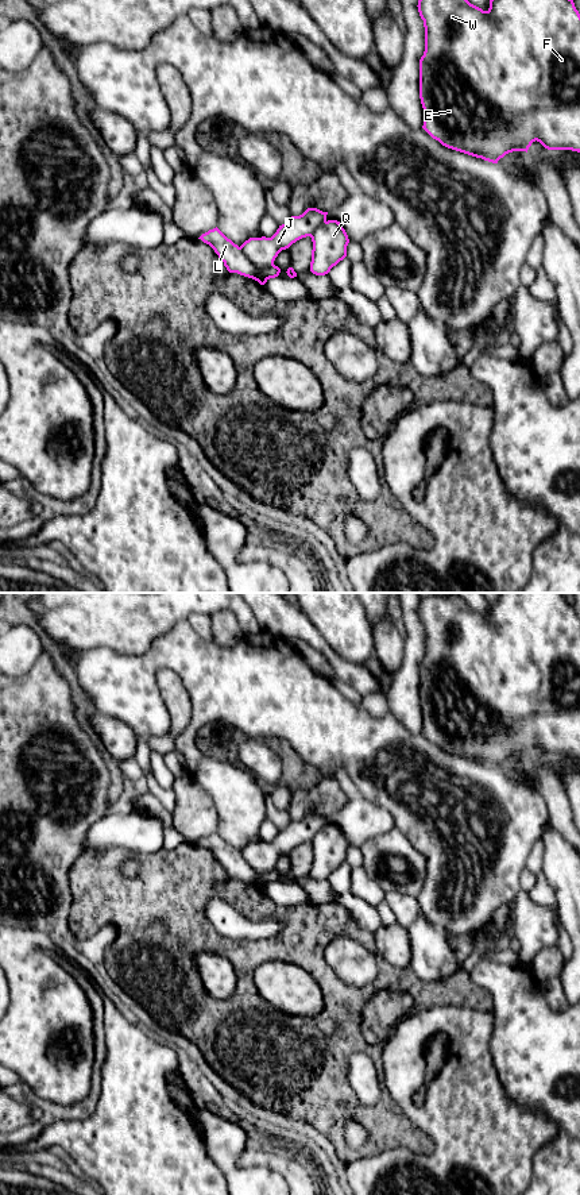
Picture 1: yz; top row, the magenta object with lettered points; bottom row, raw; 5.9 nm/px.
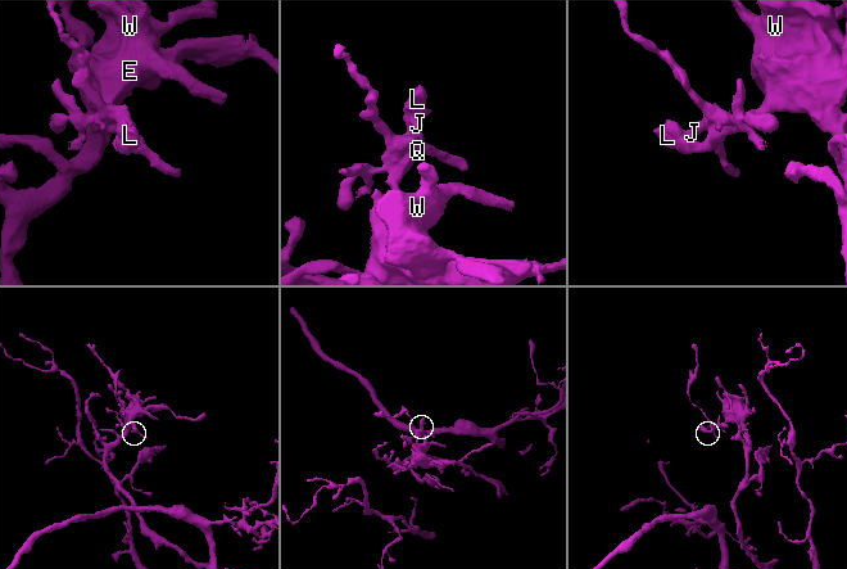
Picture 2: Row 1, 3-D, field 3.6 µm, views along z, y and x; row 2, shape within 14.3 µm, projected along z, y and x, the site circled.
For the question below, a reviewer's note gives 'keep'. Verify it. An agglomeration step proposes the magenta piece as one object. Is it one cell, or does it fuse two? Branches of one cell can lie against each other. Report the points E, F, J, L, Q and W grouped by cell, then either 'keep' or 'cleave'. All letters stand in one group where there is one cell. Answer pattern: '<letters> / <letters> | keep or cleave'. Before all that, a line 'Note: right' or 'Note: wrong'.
Note: wrong
E F L Q W / J | cleave

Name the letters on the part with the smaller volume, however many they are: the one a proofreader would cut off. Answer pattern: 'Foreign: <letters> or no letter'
Foreign: J

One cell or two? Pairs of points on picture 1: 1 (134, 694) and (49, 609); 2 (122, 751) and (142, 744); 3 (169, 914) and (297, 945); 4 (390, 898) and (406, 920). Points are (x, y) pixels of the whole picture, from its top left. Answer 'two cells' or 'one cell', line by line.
1: two cells
2: two cells
3: one cell
4: one cell

